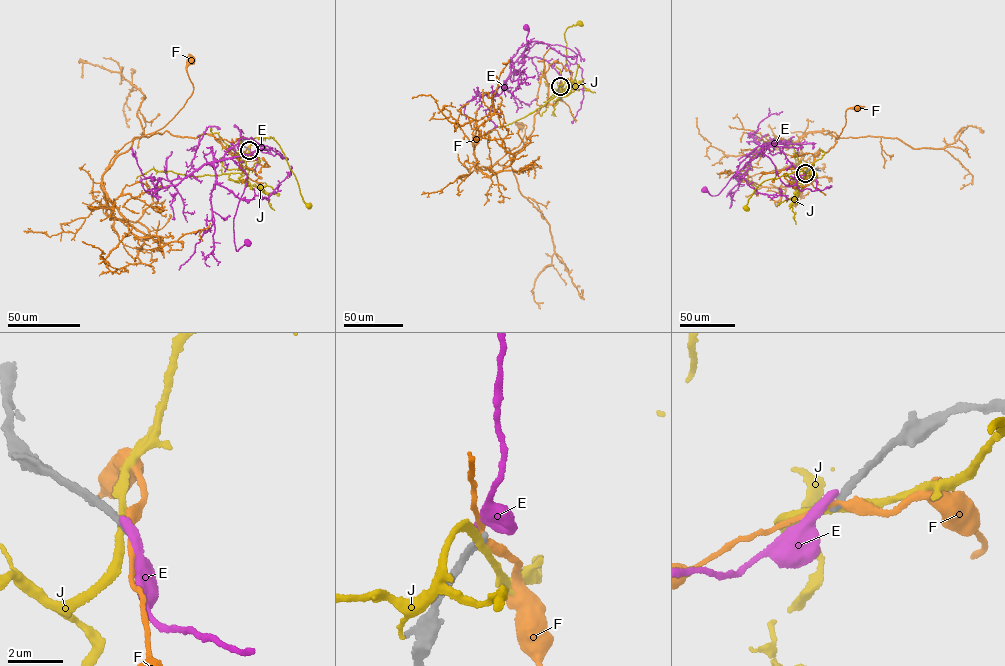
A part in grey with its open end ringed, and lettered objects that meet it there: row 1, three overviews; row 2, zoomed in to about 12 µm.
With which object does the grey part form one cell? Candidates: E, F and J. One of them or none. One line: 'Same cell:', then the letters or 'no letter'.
Same cell: no letter

